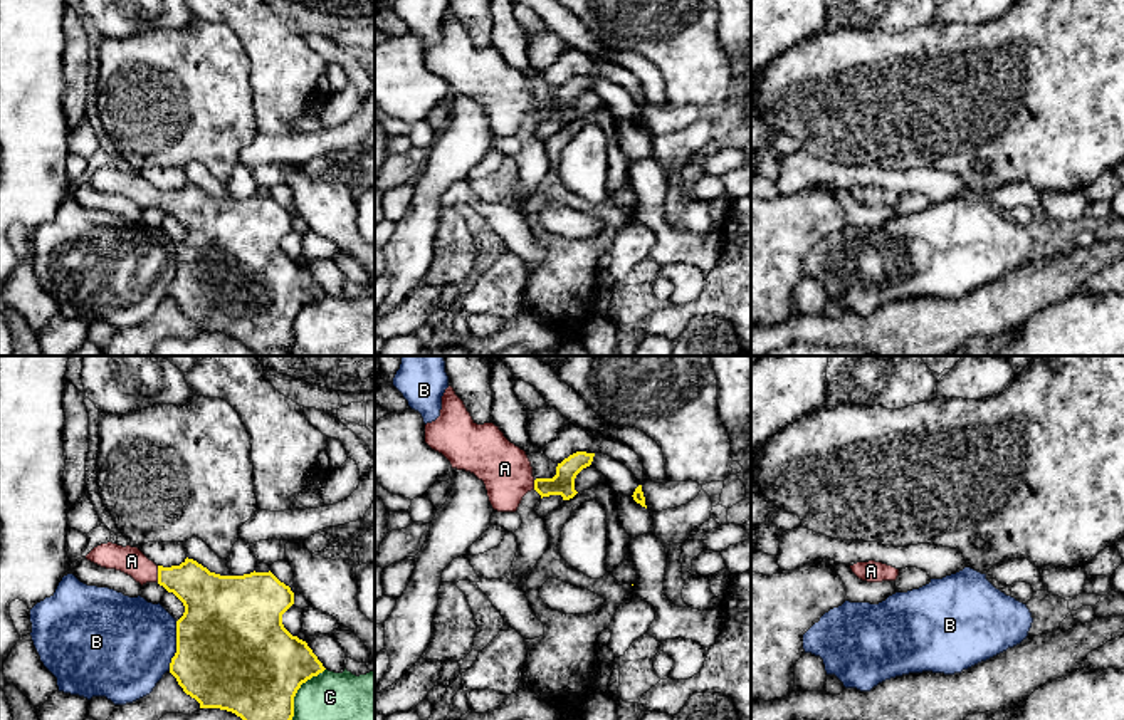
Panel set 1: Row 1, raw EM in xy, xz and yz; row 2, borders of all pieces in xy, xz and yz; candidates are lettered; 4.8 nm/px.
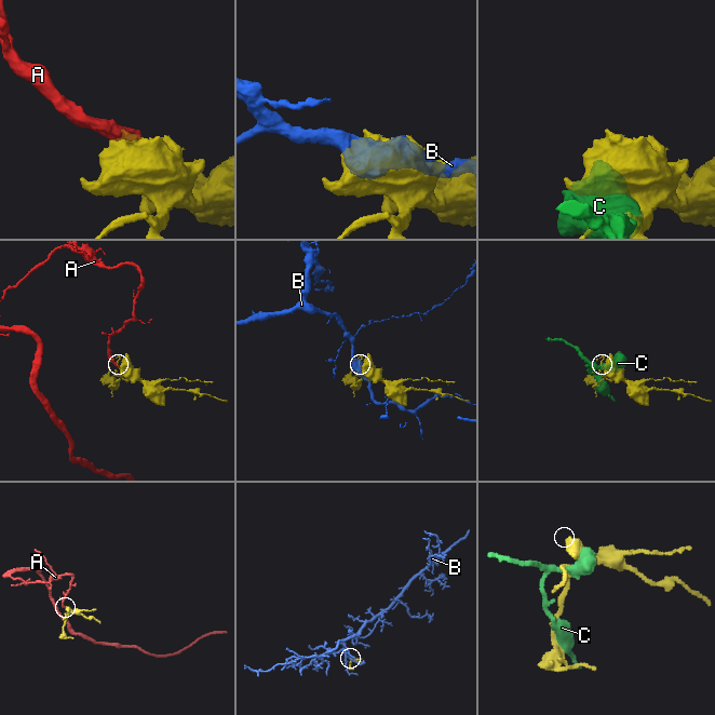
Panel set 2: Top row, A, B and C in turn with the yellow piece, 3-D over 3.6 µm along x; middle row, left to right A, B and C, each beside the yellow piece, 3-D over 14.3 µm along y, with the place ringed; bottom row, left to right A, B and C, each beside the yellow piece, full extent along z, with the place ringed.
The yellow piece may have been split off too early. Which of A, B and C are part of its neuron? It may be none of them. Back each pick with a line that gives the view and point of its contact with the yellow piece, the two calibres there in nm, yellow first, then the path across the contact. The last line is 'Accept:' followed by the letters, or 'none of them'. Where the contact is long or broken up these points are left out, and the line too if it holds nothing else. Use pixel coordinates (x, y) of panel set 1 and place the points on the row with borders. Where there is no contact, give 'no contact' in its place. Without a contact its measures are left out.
A: contact xy (158, 574); calibres 220 and 140 nm; way xy (205, 594), (190, 581), (158, 574), (143, 571), (131, 561)
Accept: A

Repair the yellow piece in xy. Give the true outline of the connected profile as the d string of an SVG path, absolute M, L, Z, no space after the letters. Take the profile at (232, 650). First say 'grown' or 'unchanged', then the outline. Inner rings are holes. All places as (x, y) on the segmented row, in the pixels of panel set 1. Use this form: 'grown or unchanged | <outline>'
grown | M113 542L94 547L86 559L106 569L121 571L141 586L158 582L183 603L185 613L176 621L176 653L171 658L170 673L183 691L200 703L200 708L227 710L242 720L292 720L297 690L326 670L307 643L284 628L282 614L294 604L294 592L270 571L220 576L188 557L180 566L163 567L150 561L138 547Z

